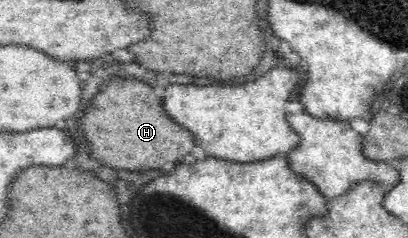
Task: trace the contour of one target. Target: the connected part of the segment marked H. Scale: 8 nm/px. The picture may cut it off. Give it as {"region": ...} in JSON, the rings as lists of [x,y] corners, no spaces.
{"region":[[[113,79],[103,85],[81,119],[79,129],[91,157],[119,169],[155,169],[167,161],[179,161],[179,155],[189,155],[195,147],[193,135],[177,127],[161,111],[161,99],[153,95],[153,89],[133,79]]]}

